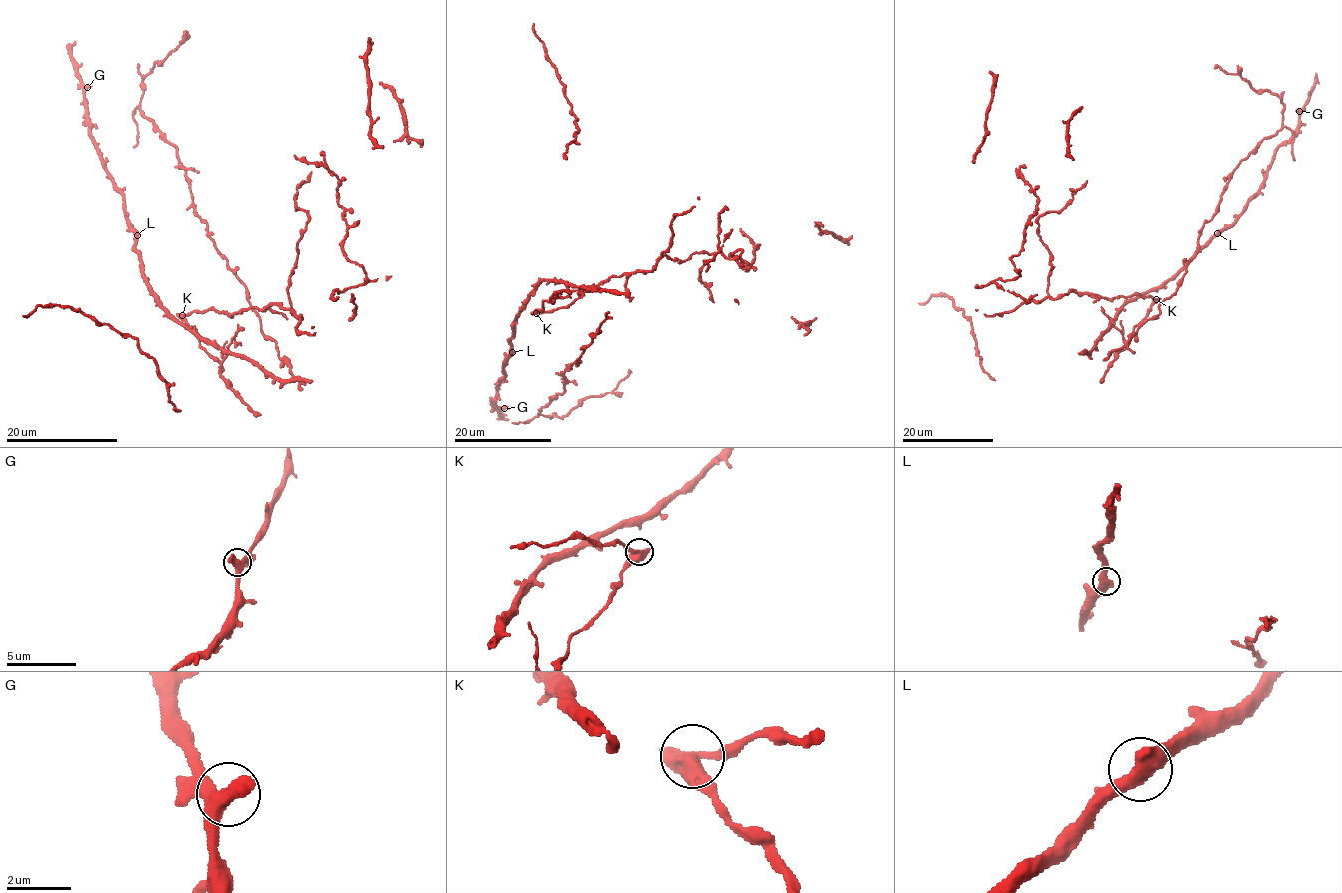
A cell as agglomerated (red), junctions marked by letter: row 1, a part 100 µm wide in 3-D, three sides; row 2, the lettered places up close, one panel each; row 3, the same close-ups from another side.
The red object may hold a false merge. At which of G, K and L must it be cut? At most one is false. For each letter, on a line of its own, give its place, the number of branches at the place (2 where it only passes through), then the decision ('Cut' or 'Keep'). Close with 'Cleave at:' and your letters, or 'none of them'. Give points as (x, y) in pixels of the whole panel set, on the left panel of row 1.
G: Place: (87, 87). Branches: 2. Keep
K: Place: (182, 315). Branches: 2. Cut
L: Place: (137, 235). Branches: 2. Keep
Cleave at: K

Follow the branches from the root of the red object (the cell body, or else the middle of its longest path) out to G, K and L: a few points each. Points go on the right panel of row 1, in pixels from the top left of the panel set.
G: (1116, 329), (1112, 321), (1124, 305), (1177, 273), (1241, 214), (1262, 184), (1275, 150), (1294, 134), (1299, 111)
K: (1116, 329), (1128, 341), (1134, 328), (1157, 299)
L: (1116, 329), (1112, 321), (1124, 305), (1177, 273), (1217, 233)

